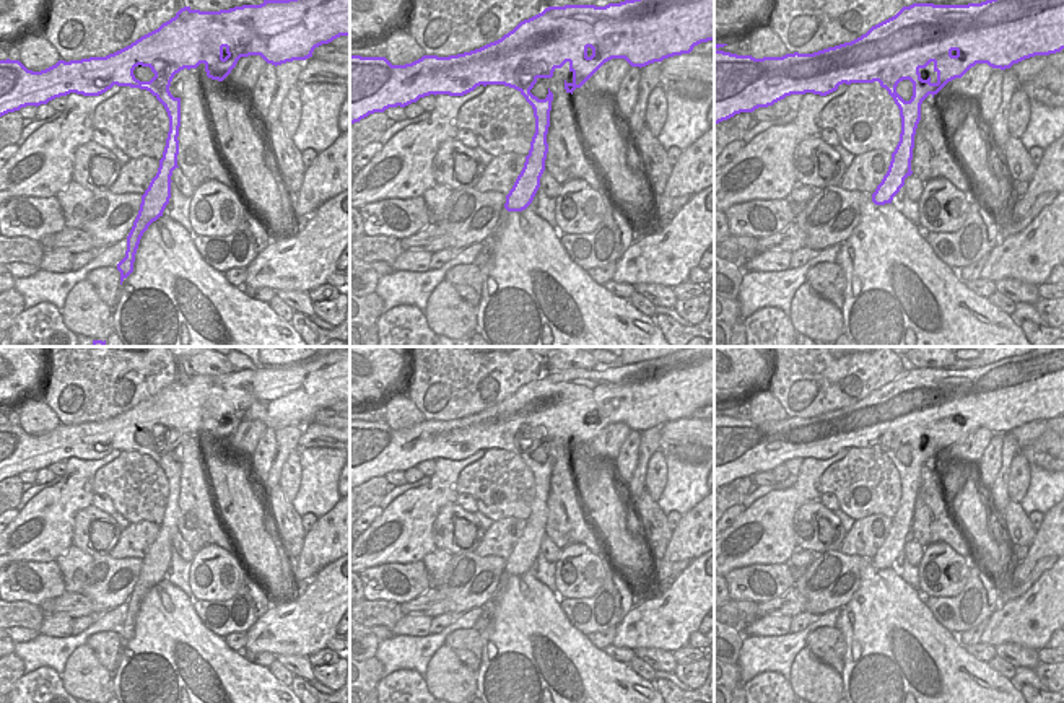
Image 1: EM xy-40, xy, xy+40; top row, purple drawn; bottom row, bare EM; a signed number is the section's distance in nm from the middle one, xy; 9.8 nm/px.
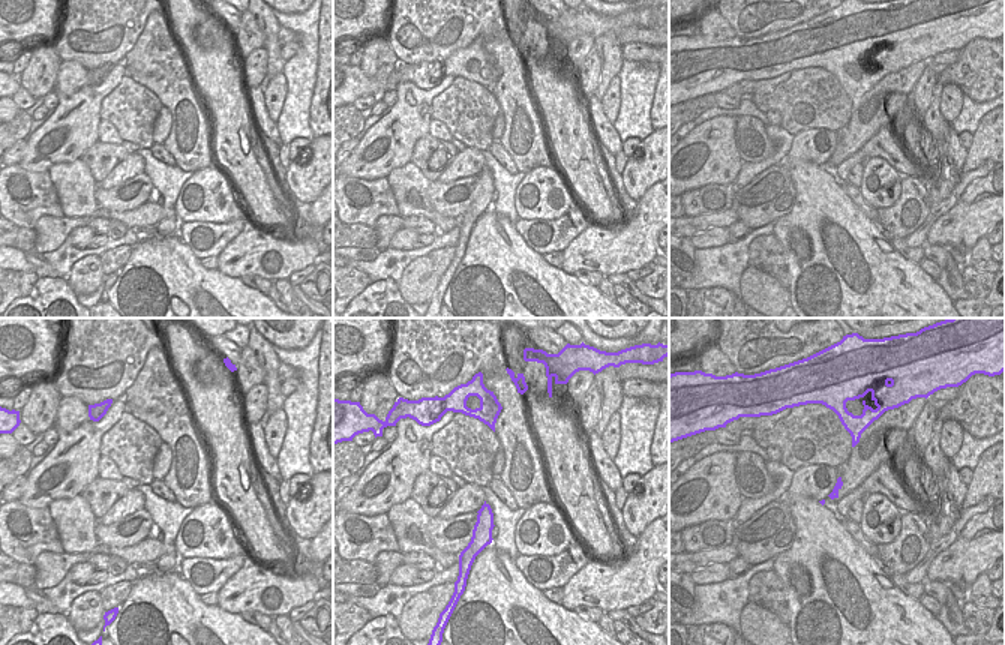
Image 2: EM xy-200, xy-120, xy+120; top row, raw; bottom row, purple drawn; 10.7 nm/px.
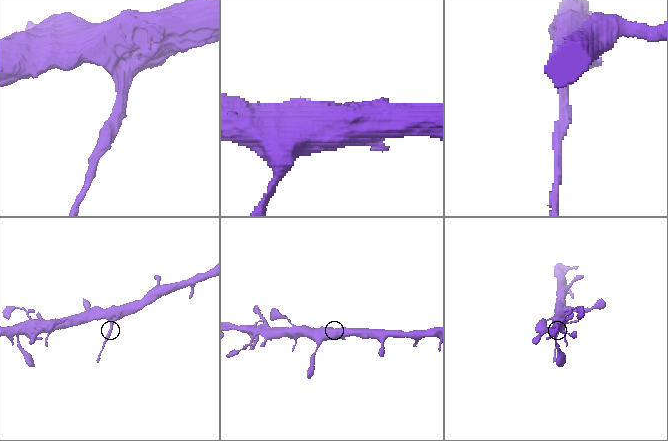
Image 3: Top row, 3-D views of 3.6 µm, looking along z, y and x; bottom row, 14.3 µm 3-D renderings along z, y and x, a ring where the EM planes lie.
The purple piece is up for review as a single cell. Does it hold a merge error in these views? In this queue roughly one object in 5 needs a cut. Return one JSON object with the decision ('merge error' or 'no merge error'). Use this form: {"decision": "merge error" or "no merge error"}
{"decision": "merge error"}

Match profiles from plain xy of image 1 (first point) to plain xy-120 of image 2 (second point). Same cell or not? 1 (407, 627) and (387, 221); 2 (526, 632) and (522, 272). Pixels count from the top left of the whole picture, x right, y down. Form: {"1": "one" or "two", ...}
{"1": "two", "2": "one"}

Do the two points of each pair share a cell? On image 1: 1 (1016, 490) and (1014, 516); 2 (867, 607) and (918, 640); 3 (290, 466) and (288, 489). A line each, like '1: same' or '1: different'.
1: different
2: same
3: same

